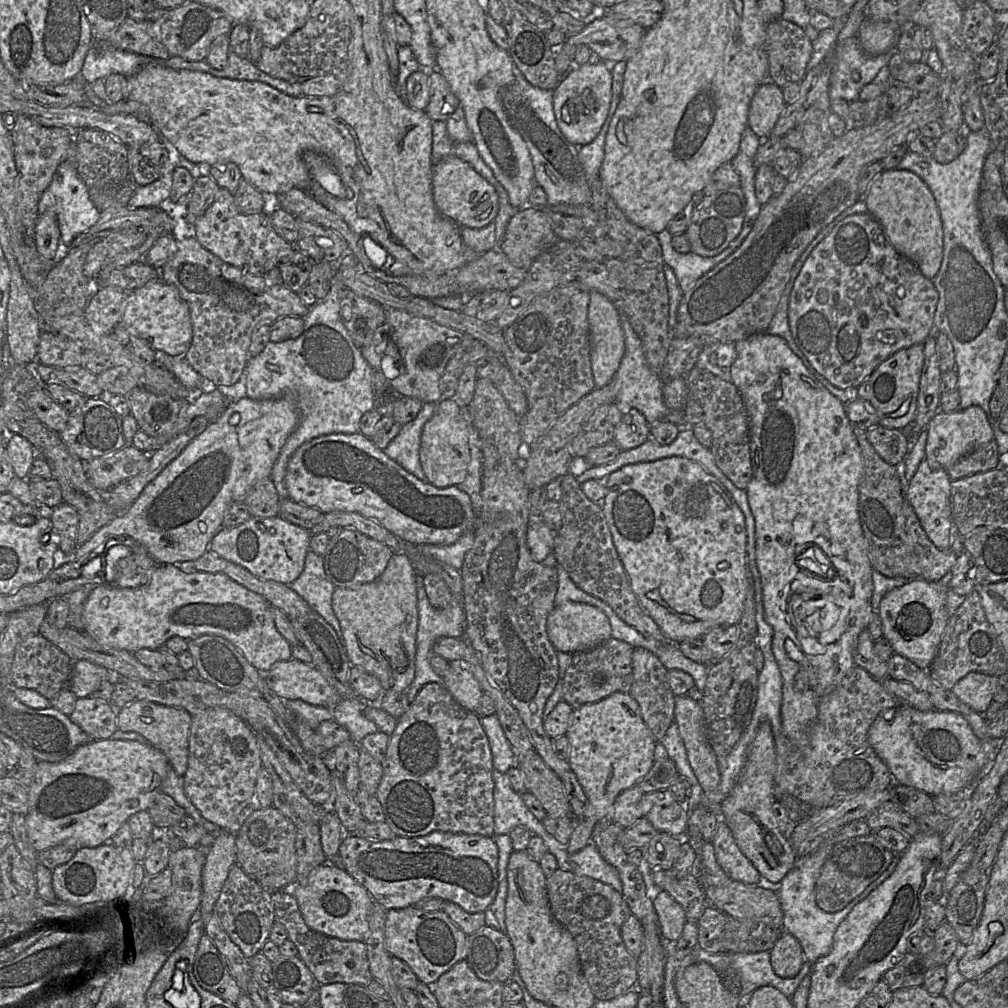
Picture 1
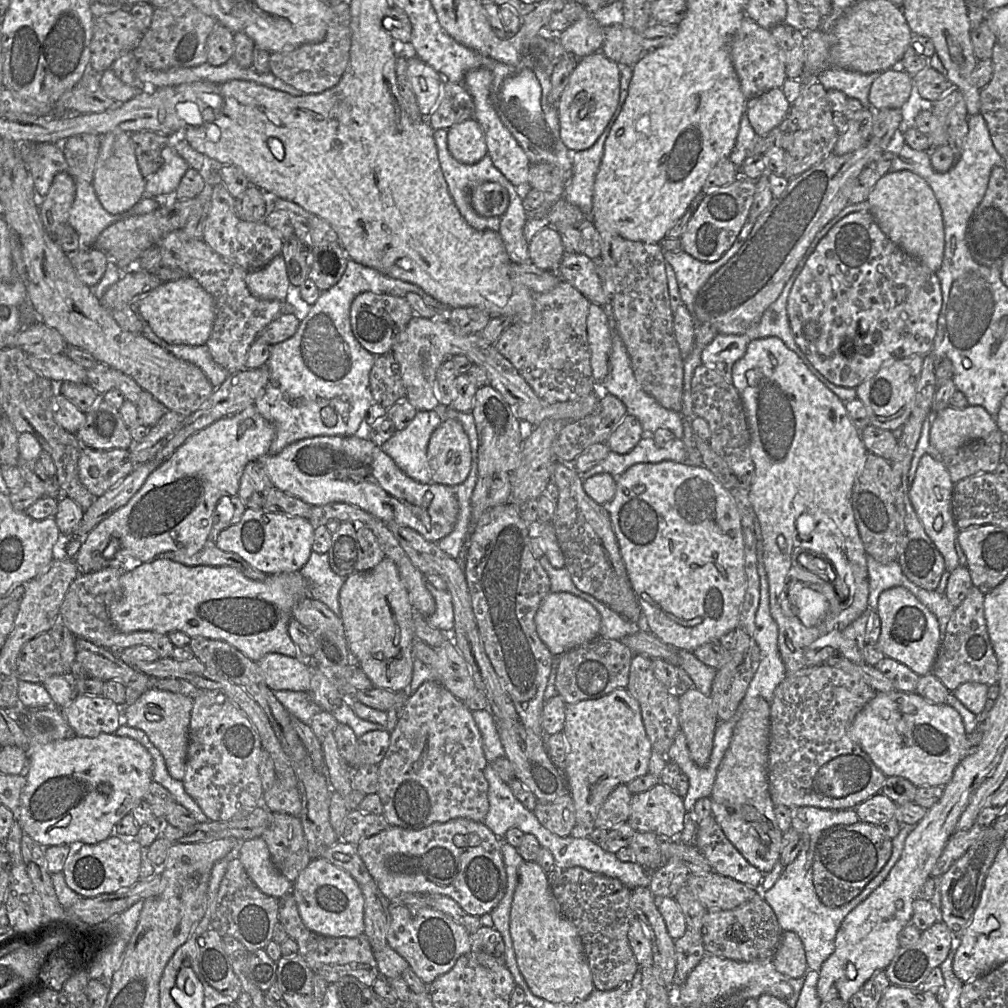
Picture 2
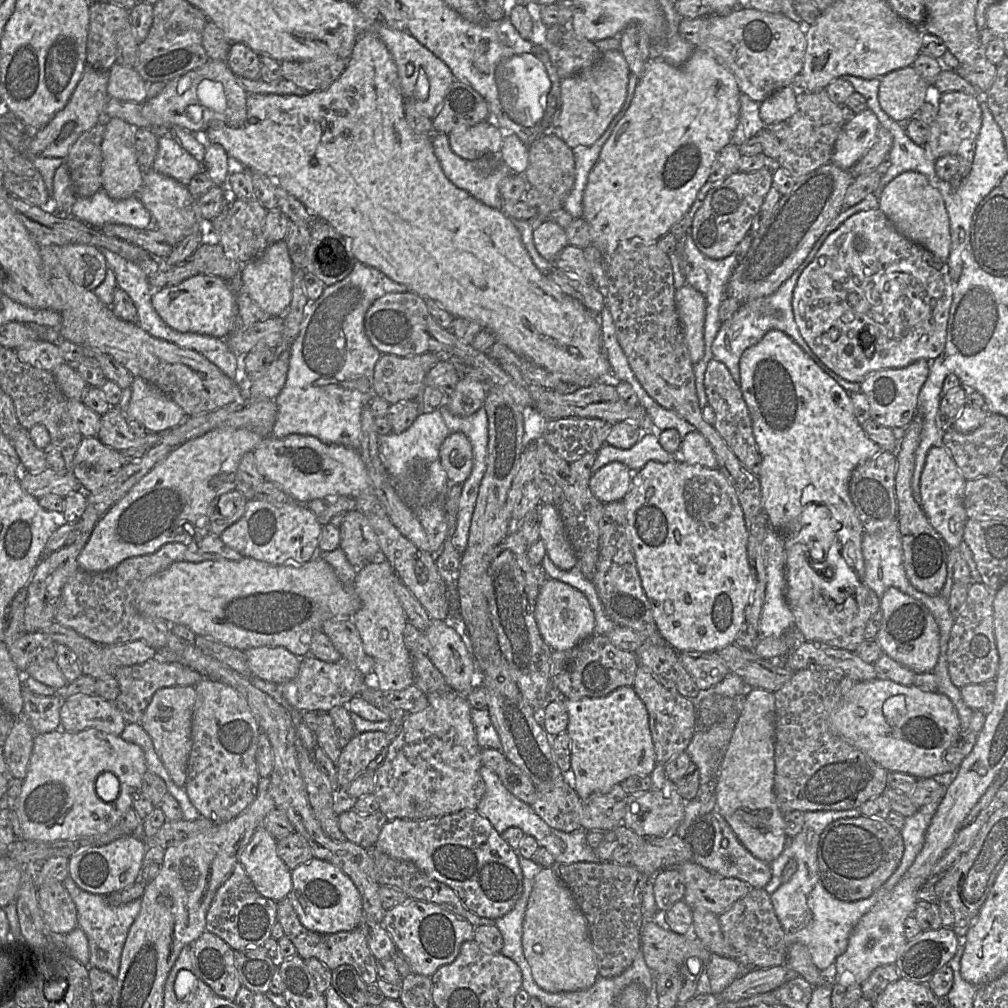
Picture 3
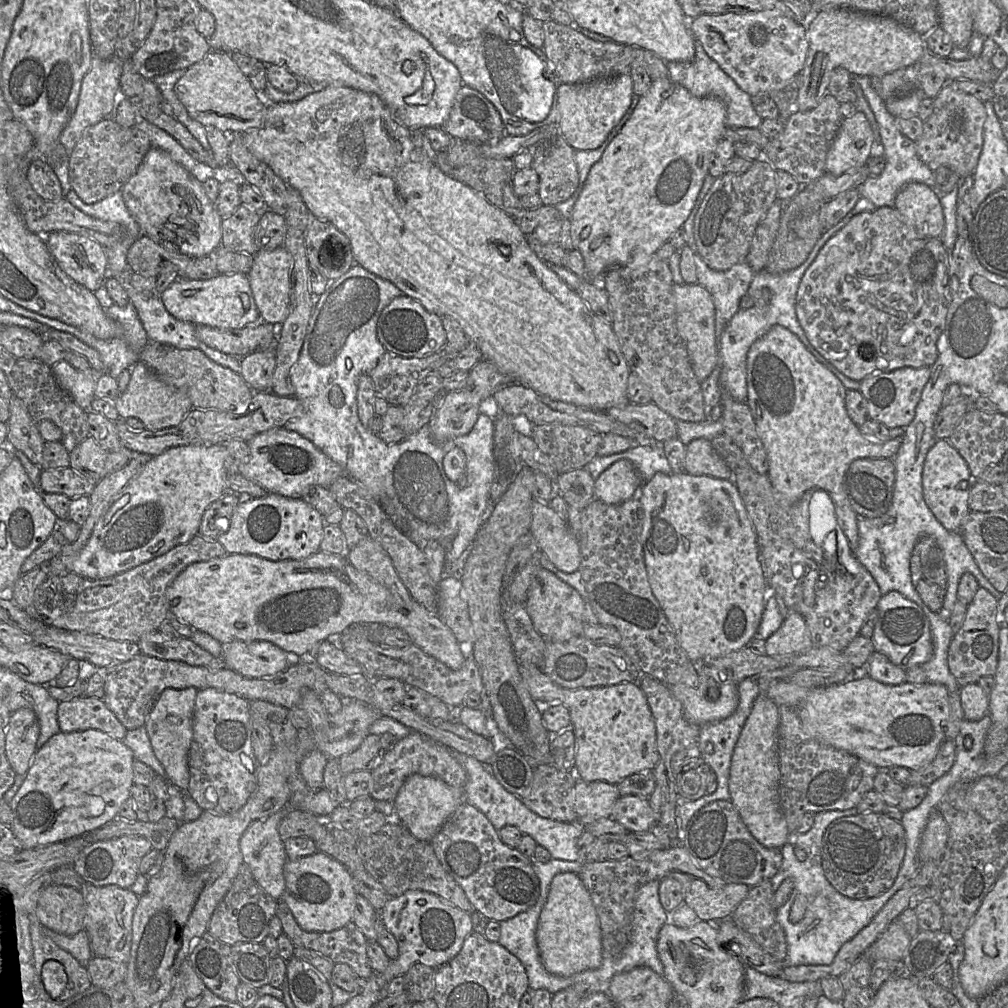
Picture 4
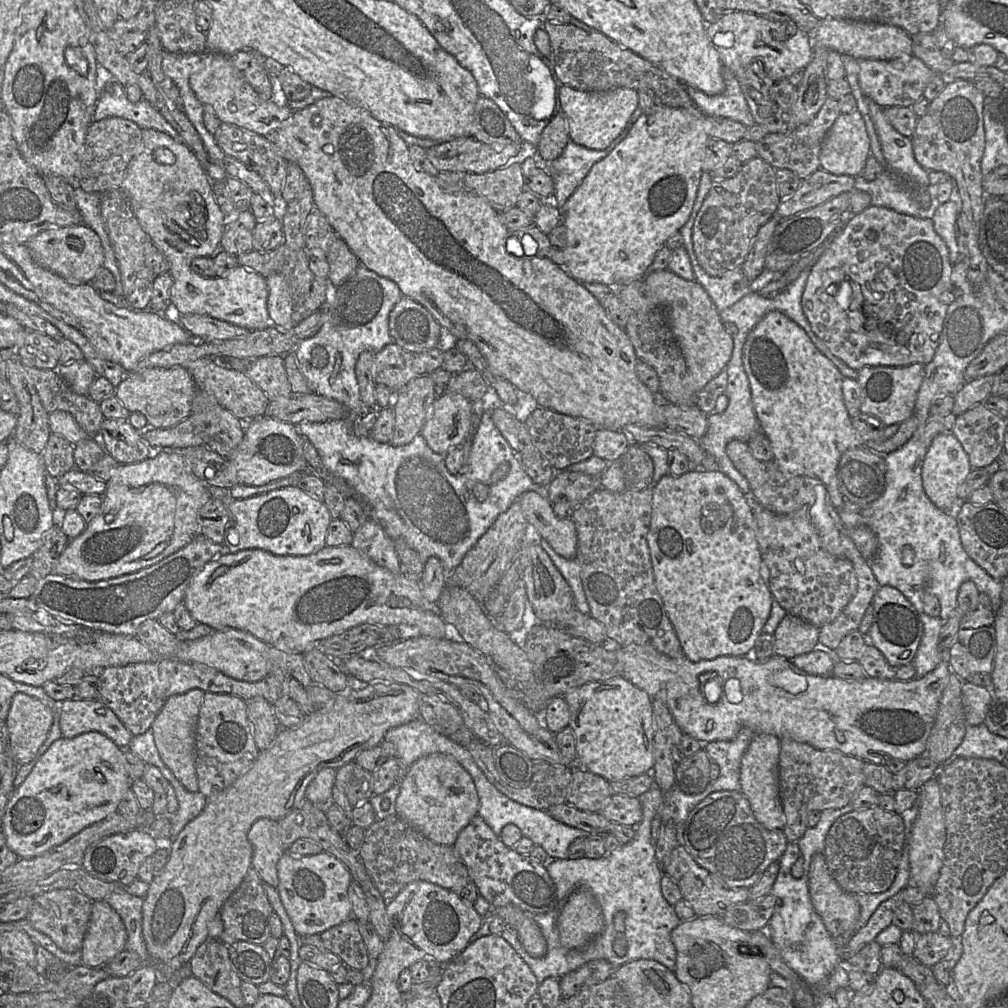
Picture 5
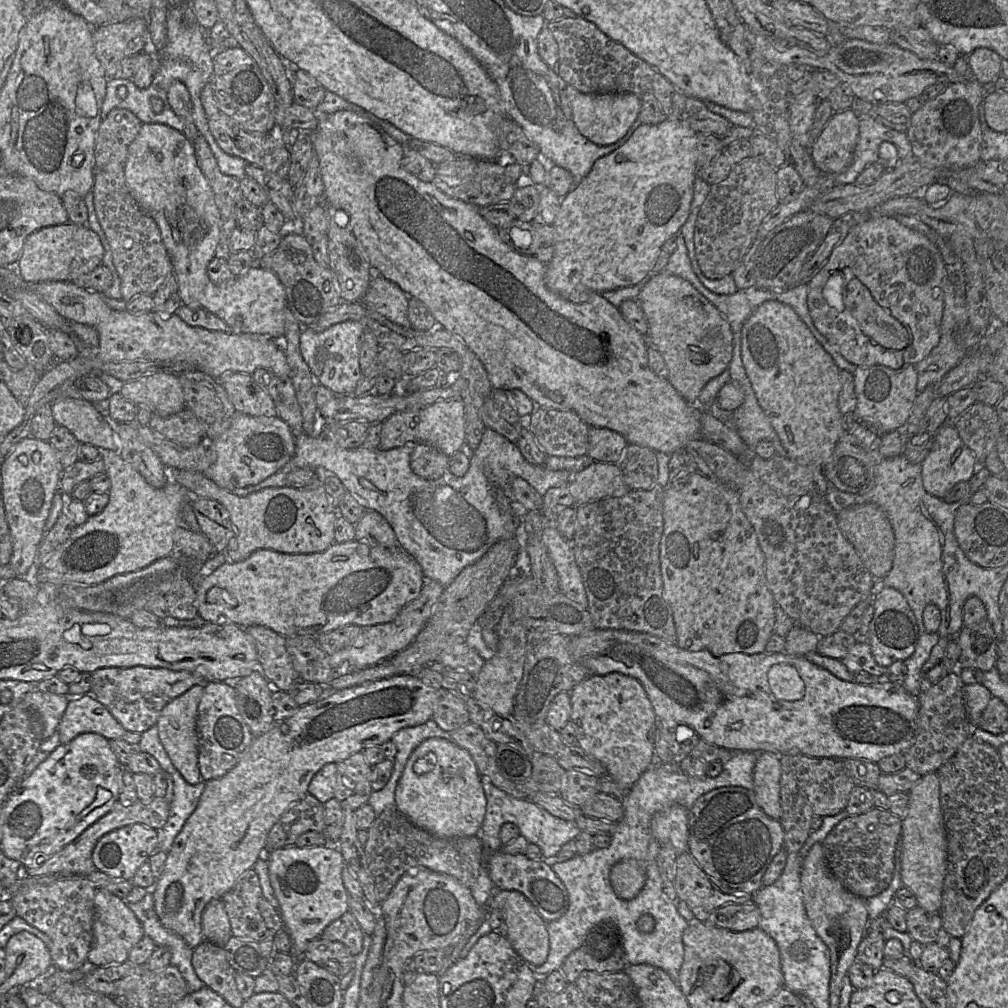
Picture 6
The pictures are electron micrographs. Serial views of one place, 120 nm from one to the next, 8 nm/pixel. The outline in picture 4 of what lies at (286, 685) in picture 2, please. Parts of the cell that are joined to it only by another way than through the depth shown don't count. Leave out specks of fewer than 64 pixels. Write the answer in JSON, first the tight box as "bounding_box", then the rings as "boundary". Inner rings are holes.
{"bounding_box":[222,640,297,678],"boundary":[[[235,640],[222,644],[223,665],[242,676],[248,678],[271,677],[285,671],[290,665],[297,663],[297,655],[290,655],[277,645],[268,641],[240,641]]]}

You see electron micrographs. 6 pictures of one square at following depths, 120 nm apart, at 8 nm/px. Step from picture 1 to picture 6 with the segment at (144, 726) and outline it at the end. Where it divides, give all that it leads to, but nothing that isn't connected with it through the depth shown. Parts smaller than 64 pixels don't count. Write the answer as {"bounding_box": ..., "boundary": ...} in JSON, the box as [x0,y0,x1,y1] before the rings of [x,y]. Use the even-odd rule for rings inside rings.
{"bounding_box":[156,685,204,785],"boundary":[[[195,685],[184,694],[173,699],[163,708],[156,723],[160,741],[169,758],[175,768],[191,785],[196,785],[202,780],[198,763],[197,716],[204,688],[203,685]]]}

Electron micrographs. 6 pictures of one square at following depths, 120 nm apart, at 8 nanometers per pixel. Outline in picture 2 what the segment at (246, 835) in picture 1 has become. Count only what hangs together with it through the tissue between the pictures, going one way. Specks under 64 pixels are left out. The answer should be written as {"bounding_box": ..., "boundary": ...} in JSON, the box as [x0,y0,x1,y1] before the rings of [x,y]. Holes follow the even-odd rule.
{"bounding_box":[261,812,312,882],"boundary":[[[279,812],[272,813],[270,824],[261,835],[261,838],[267,845],[274,867],[290,882],[294,882],[301,871],[312,861],[299,817]]]}

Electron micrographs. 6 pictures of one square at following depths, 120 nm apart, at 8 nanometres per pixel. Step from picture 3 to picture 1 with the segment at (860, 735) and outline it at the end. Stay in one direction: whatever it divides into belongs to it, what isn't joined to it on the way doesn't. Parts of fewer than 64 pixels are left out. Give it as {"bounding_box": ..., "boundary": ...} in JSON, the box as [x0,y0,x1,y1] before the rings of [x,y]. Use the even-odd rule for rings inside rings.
{"bounding_box":[868,704,994,796],"boundary":[[[900,704],[895,711],[885,711],[871,724],[868,742],[877,755],[885,762],[893,775],[893,780],[899,784],[922,790],[930,796],[939,794],[955,794],[963,789],[973,789],[985,777],[994,765],[986,754],[986,746],[973,733],[967,719],[954,711],[933,709],[920,711],[908,704]]]}

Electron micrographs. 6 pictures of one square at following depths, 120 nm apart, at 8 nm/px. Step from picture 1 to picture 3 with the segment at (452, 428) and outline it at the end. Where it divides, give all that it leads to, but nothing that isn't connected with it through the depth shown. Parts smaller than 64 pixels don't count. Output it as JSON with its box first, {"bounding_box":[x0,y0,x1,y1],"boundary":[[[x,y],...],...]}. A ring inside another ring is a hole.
{"bounding_box":[439,432,472,485],"boundary":[[[451,432],[440,446],[439,458],[450,484],[462,485],[469,477],[472,469],[472,452],[464,434]]]}

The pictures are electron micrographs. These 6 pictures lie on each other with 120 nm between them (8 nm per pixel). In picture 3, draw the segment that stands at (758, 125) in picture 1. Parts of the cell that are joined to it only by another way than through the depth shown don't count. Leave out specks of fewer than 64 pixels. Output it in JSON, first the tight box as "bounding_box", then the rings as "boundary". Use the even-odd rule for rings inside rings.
{"bounding_box":[759,86,797,126],"boundary":[[[791,86],[783,87],[769,97],[759,106],[759,115],[766,126],[788,121],[797,109],[797,95]]]}

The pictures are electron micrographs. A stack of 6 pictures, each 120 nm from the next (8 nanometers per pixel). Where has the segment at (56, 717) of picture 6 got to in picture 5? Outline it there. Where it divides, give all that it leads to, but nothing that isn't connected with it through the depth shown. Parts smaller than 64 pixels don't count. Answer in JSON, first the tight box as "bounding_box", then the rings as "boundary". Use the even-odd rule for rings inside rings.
{"bounding_box":[7,692,53,766],"boundary":[[[17,692],[7,715],[10,750],[22,766],[31,762],[53,724],[52,710],[38,698]]]}

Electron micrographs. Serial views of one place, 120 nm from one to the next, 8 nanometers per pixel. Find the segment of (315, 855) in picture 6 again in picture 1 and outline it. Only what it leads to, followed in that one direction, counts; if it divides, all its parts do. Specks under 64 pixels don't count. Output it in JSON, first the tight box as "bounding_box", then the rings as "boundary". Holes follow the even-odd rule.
{"bounding_box":[281,865,374,942],"boundary":[[[319,865],[310,872],[305,885],[288,885],[281,890],[296,897],[303,919],[311,929],[341,940],[365,942],[374,900],[341,866]]]}

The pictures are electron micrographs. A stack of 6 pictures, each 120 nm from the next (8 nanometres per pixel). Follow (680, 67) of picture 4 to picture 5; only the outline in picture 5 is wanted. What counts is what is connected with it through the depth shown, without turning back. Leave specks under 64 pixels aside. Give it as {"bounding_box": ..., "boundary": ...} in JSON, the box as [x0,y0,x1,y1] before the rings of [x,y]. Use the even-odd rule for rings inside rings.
{"bounding_box":[686,69,755,128],"boundary":[[[724,69],[725,90],[718,95],[708,95],[698,89],[686,87],[695,106],[706,116],[730,118],[747,128],[755,124],[745,95],[735,75]]]}

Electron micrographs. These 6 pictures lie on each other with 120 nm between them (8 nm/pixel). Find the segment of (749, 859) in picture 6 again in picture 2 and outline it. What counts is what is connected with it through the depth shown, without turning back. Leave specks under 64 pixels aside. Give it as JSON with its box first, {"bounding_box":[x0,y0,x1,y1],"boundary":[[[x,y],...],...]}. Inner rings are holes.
{"bounding_box":[695,815,765,890],"boundary":[[[712,815],[697,824],[695,846],[713,871],[760,890],[765,874],[737,850]]]}

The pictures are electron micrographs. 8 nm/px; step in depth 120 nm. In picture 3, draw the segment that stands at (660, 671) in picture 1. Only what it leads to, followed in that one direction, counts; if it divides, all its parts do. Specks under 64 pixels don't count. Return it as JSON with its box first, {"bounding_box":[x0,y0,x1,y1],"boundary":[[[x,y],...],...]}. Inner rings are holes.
{"bounding_box":[632,665,696,765],"boundary":[[[640,665],[632,687],[648,711],[656,762],[665,765],[675,755],[686,751],[696,732],[696,701],[665,688],[645,667]]]}

